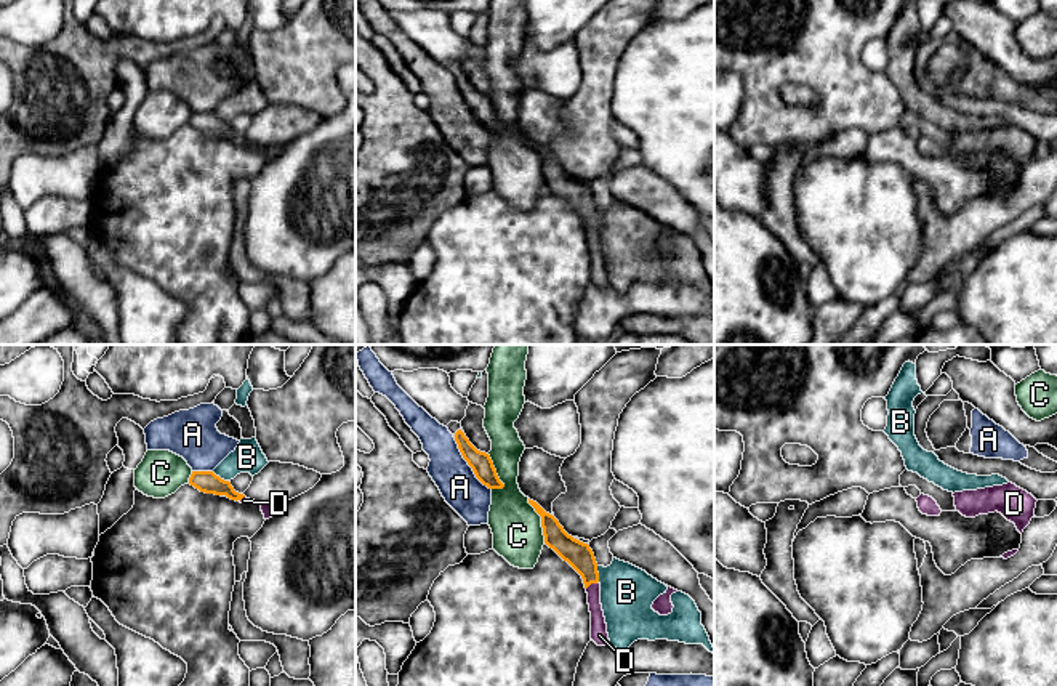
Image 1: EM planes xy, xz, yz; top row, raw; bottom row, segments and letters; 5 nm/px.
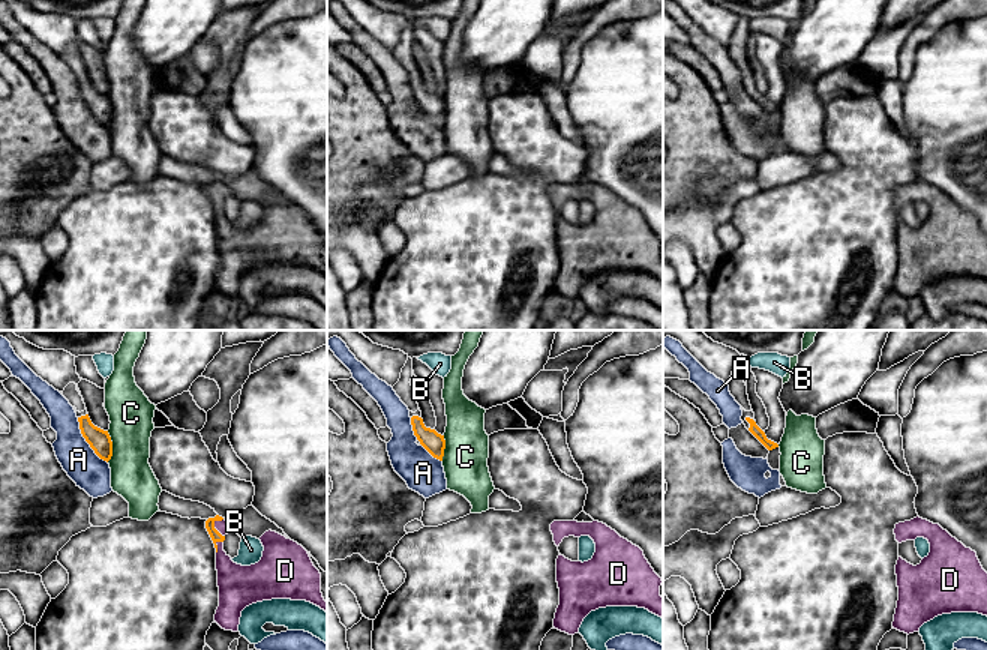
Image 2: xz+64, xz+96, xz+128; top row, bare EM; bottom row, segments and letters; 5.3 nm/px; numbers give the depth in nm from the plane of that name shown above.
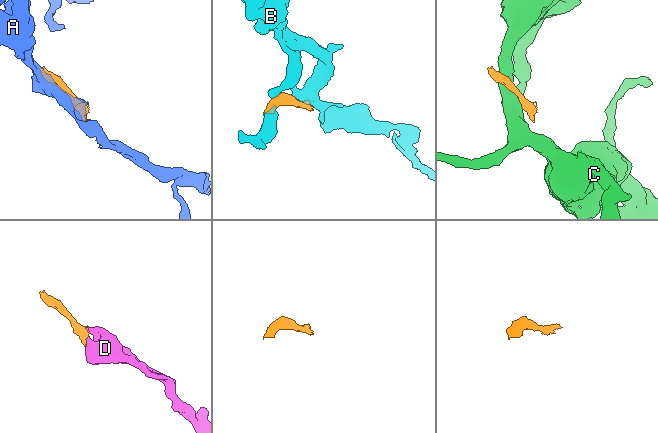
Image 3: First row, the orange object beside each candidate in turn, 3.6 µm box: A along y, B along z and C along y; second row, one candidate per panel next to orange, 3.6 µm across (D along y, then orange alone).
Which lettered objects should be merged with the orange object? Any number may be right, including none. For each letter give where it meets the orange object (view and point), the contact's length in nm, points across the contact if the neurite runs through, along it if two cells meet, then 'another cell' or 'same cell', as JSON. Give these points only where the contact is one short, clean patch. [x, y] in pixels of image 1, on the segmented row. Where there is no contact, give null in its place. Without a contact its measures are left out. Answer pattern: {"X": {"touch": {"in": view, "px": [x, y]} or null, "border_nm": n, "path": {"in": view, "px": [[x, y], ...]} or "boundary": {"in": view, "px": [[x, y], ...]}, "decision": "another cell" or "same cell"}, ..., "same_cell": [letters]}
{"A": {"touch": {"in": "xz", "px": [468, 464]}, "border_nm": 320, "decision": "another cell"}, "B": {"touch": {"in": "xy", "px": [218, 476]}, "border_nm": 100, "decision": "another cell"}, "C": {"touch": {"in": "xz", "px": [495, 472]}, "border_nm": 200, "decision": "another cell"}, "D": {"touch": {"in": "xz", "px": [591, 582]}, "border_nm": 80, "path": {"in": "xz", "px": [[578, 555], [588, 569], [591, 582], [598, 621]]}, "decision": "same cell"}, "same_cell": ["D"]}

